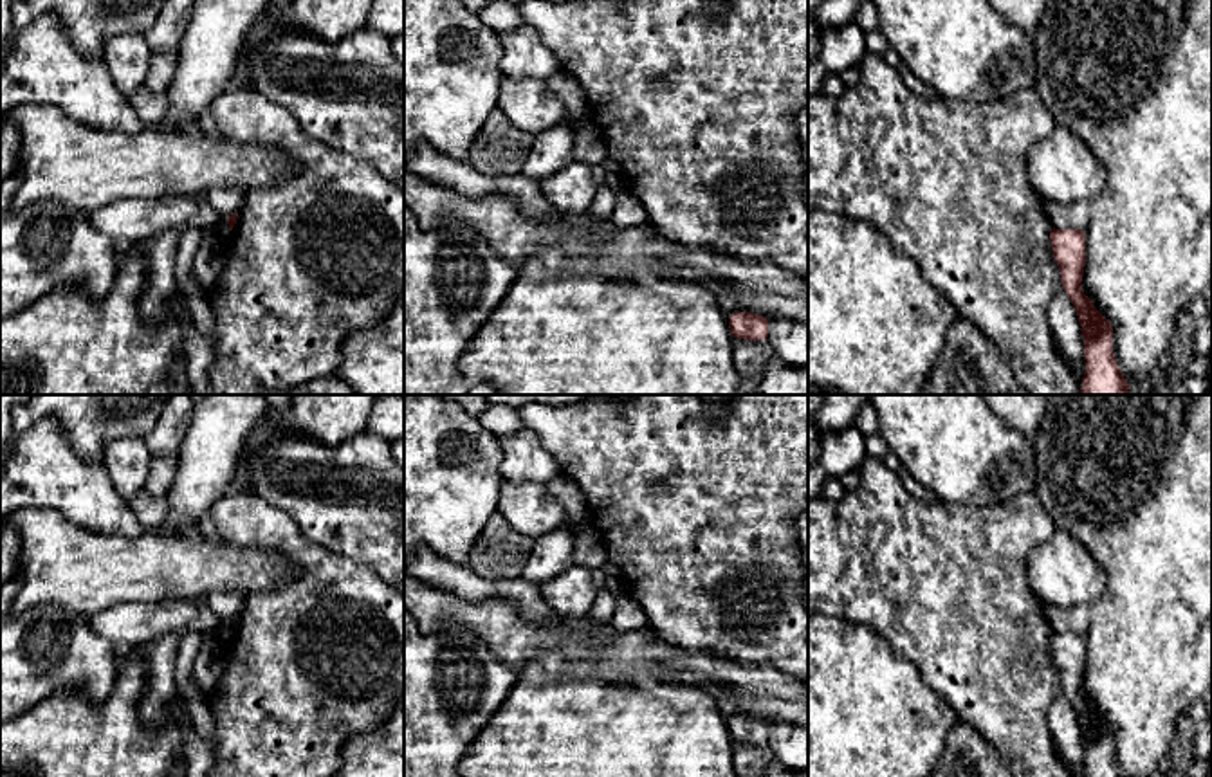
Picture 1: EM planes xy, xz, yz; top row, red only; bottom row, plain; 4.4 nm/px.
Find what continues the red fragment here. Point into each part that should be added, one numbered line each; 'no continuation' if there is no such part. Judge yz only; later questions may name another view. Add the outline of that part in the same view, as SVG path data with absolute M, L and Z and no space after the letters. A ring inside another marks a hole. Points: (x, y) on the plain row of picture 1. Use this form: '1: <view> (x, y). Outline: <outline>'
no continuation

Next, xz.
no continuation

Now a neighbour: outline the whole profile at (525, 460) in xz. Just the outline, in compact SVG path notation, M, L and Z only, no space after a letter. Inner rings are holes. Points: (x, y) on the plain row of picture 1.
M528 427L501 436L500 447L503 451L500 474L507 481L546 485L561 474L556 458Z

